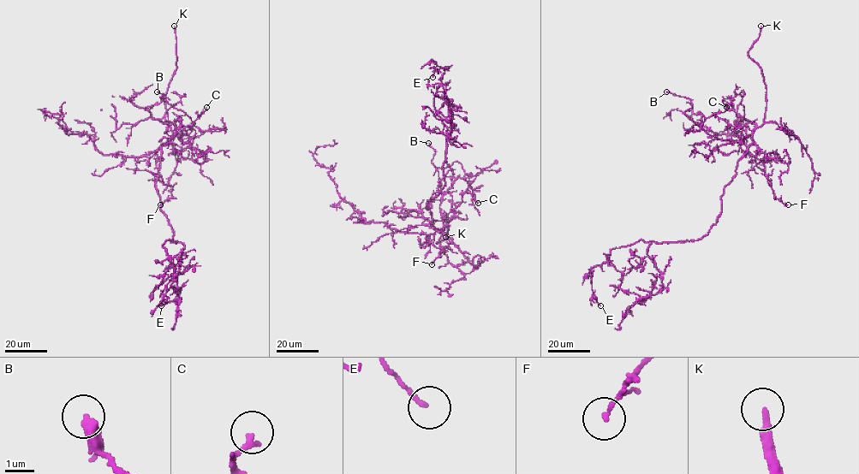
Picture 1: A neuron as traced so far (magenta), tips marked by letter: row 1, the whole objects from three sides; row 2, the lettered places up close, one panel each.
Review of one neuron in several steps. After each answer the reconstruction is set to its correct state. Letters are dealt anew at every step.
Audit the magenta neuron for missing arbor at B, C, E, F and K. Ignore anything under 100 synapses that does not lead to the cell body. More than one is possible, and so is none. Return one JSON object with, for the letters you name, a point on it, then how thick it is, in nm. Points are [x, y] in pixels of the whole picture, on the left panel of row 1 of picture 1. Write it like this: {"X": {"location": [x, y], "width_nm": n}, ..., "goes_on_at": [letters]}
{"K": {"location": [174, 26], "width_nm": 240}, "goes_on_at": ["K"]}

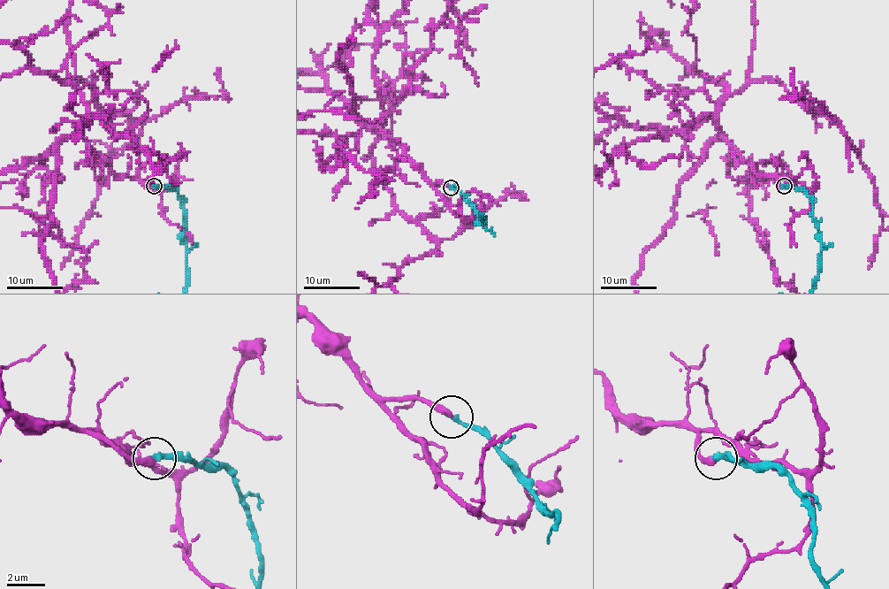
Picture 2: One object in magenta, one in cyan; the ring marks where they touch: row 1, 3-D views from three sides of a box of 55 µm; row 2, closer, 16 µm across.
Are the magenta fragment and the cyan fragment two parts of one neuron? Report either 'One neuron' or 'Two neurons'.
One neuron

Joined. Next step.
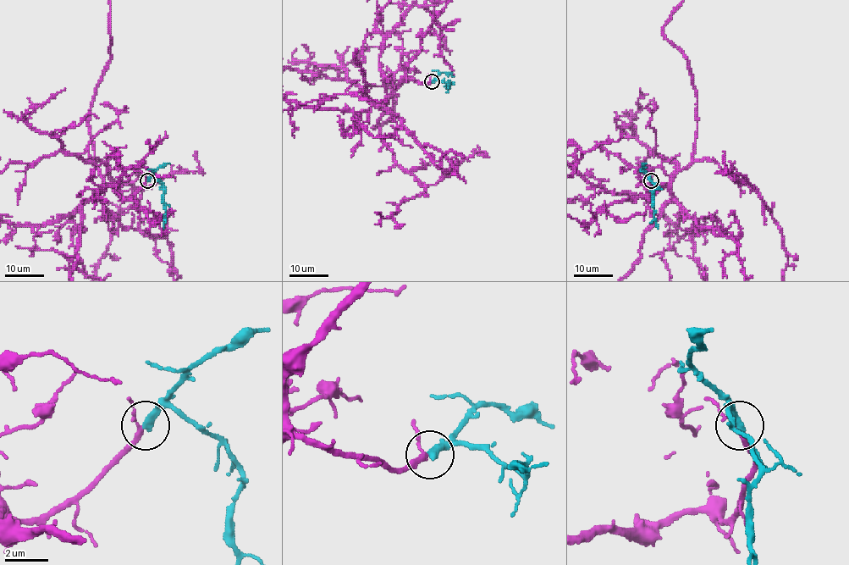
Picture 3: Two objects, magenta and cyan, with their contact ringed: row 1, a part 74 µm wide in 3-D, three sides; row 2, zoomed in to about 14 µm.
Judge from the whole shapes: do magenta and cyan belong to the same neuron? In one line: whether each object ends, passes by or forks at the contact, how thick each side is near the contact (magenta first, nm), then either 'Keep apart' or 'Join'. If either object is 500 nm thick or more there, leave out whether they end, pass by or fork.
At the ring magenta passes by. At the ring cyan ends. Thickness 180 nm (magenta) against 360 nm. Join

